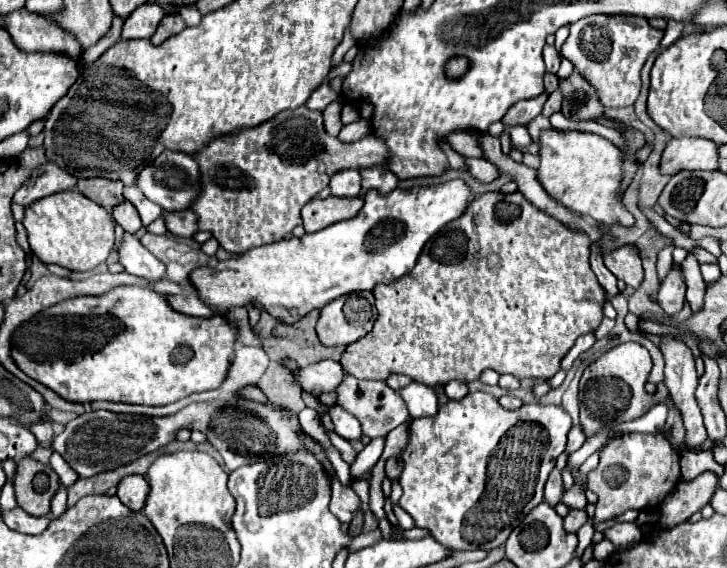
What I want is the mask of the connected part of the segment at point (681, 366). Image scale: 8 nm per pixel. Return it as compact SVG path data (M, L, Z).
M660 336L660 350L662 350L662 356L664 356L664 362L666 362L666 380L664 384L668 386L668 392L670 392L670 398L674 400L674 406L680 410L682 414L682 420L684 420L684 426L686 426L686 448L692 448L696 444L700 444L702 440L706 440L706 428L702 424L702 414L700 414L700 408L696 404L696 398L694 398L694 390L696 390L696 384L698 384L698 374L696 374L696 368L694 368L694 356L692 352L688 350L688 346L678 340L678 338L670 338L670 336Z

